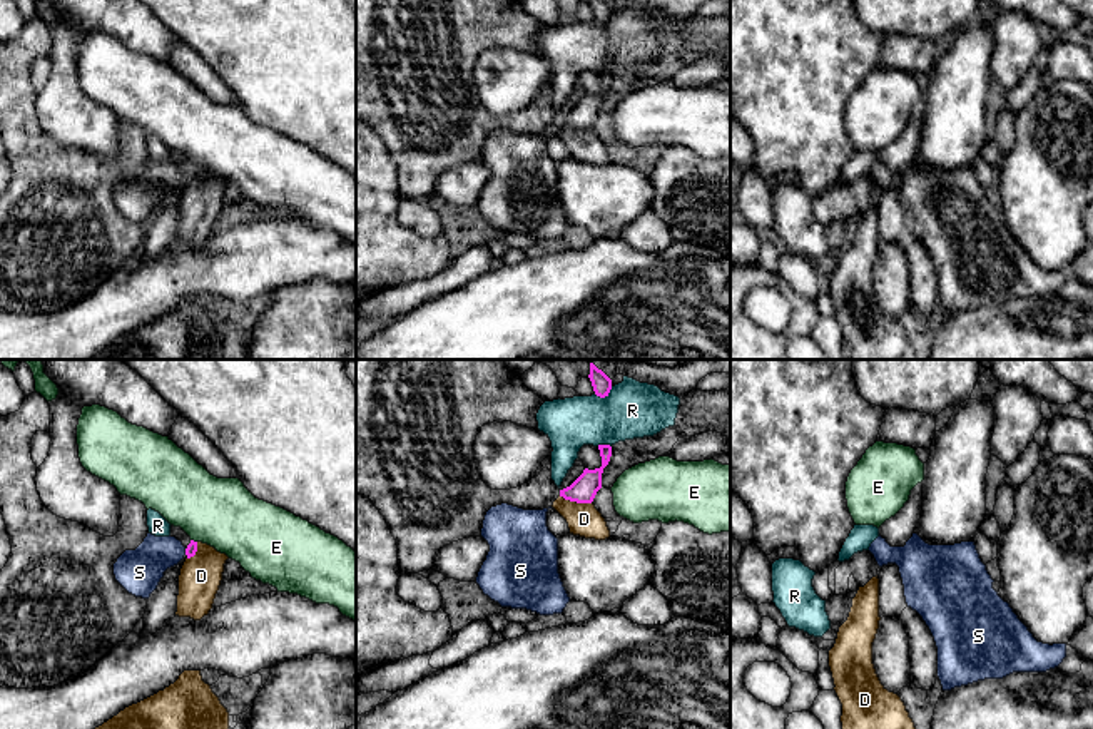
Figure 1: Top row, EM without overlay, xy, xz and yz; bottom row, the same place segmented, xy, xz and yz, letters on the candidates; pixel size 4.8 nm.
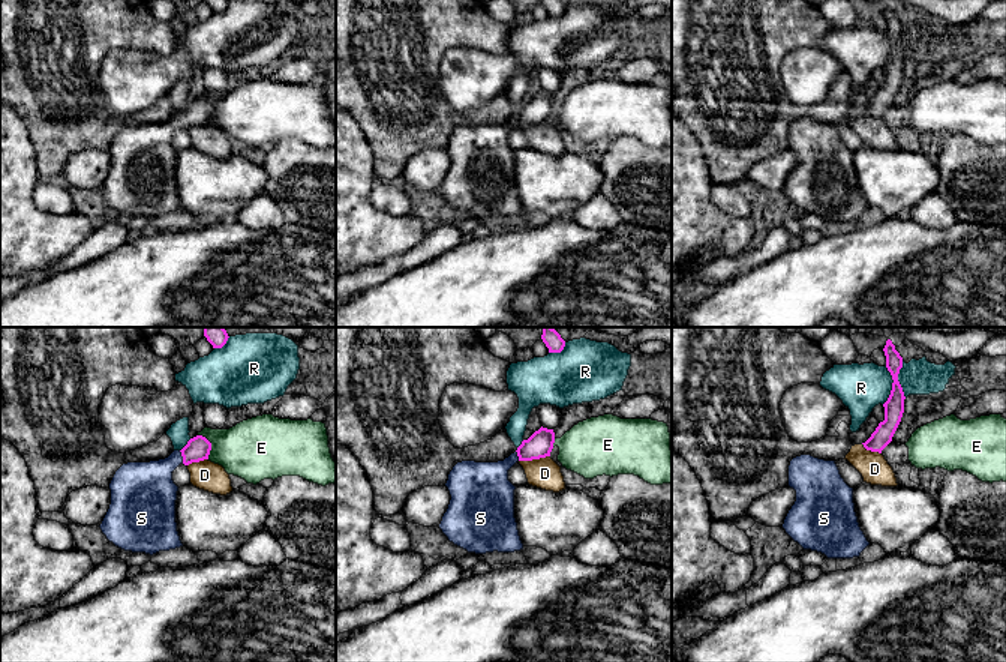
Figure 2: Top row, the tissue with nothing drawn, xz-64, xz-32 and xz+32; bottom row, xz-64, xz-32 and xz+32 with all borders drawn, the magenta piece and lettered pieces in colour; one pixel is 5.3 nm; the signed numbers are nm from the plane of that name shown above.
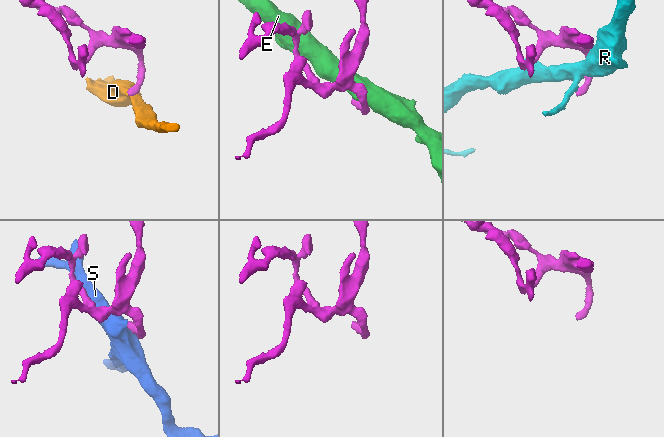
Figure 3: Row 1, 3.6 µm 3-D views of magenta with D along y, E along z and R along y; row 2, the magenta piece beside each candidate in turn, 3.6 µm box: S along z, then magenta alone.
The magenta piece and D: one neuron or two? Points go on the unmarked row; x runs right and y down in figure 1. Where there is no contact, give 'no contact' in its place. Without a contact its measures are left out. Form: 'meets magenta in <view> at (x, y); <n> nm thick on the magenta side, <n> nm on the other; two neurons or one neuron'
meets magenta in xz at (575, 126); 120 nm thick on the magenta side, 160 nm on the other; two neurons

